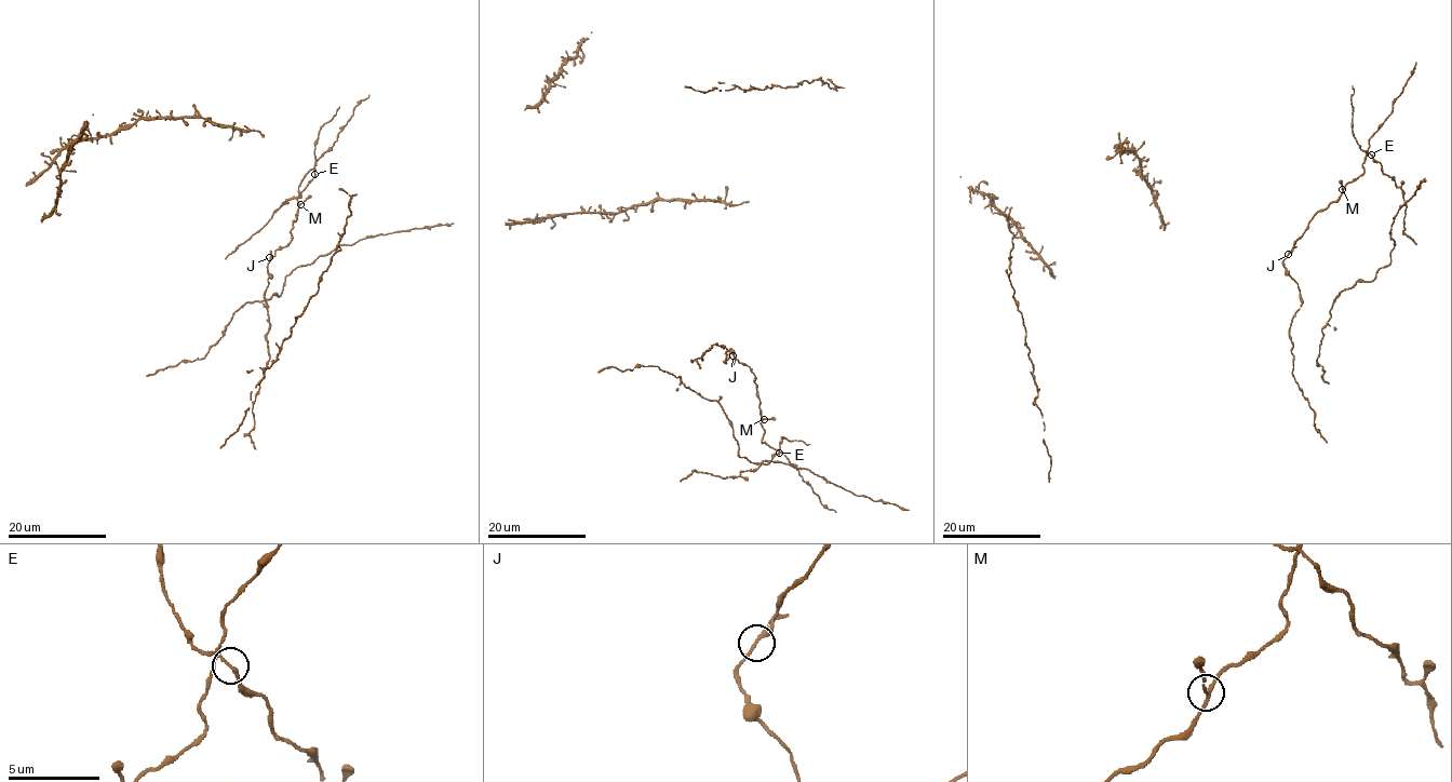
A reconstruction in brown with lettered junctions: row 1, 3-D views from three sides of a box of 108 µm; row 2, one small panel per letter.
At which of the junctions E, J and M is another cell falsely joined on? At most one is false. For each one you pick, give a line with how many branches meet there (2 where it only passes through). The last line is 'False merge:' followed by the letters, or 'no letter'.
False merge: no letter

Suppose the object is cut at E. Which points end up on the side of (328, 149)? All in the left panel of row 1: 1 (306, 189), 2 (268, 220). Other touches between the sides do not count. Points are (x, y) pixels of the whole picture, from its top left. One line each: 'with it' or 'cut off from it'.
1: cut off from it
2: cut off from it

